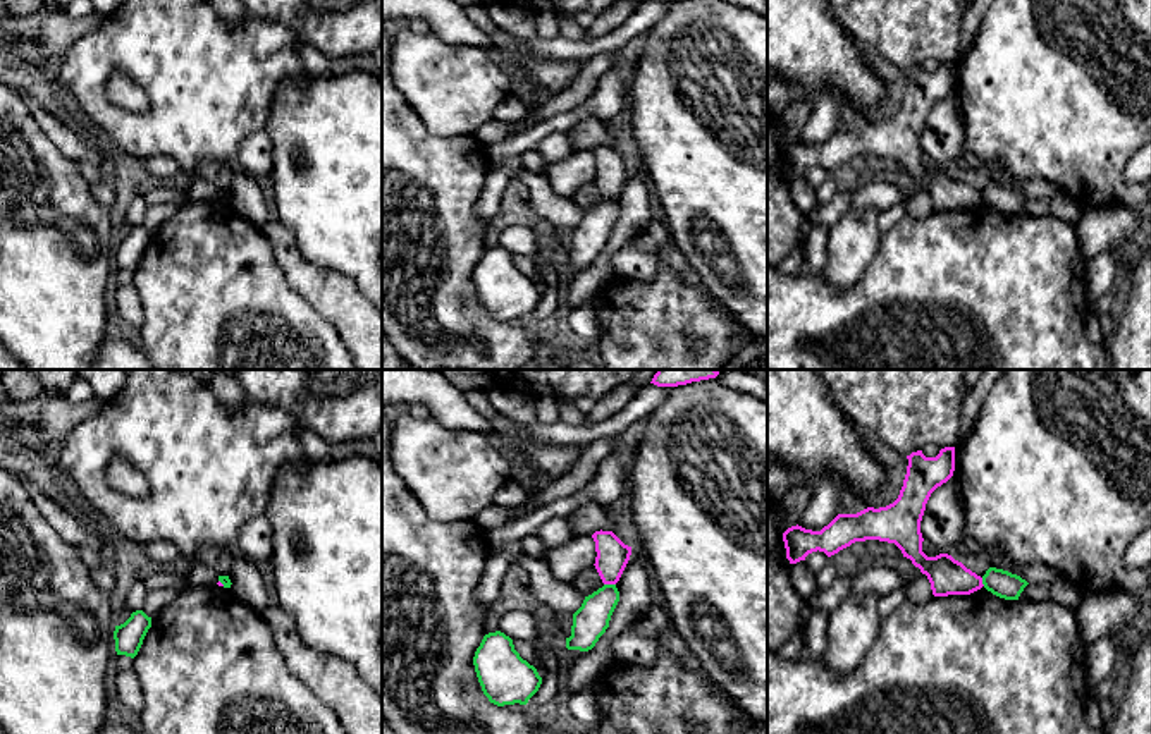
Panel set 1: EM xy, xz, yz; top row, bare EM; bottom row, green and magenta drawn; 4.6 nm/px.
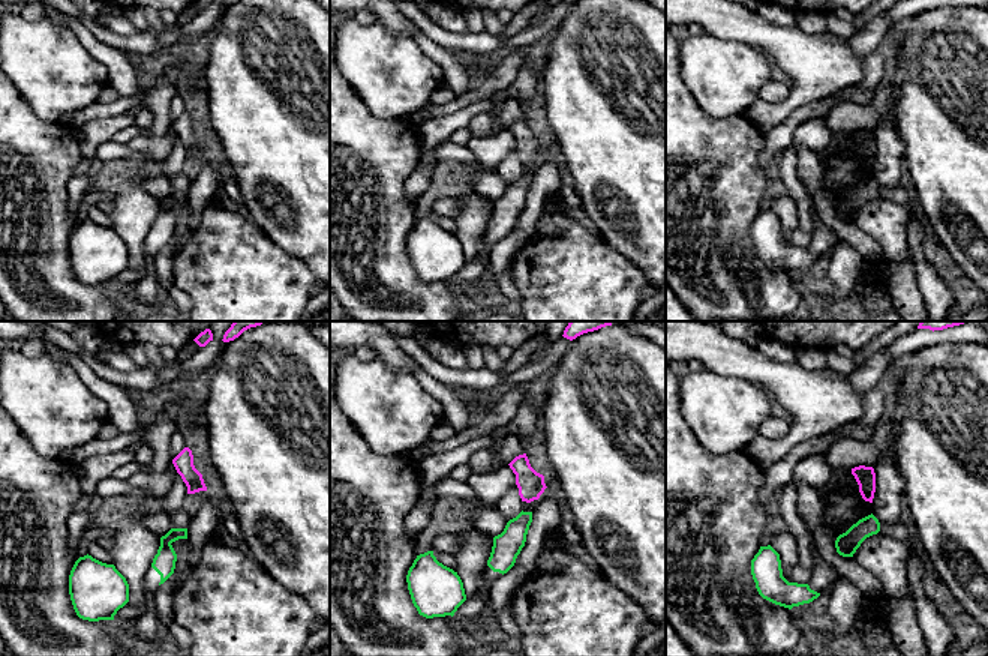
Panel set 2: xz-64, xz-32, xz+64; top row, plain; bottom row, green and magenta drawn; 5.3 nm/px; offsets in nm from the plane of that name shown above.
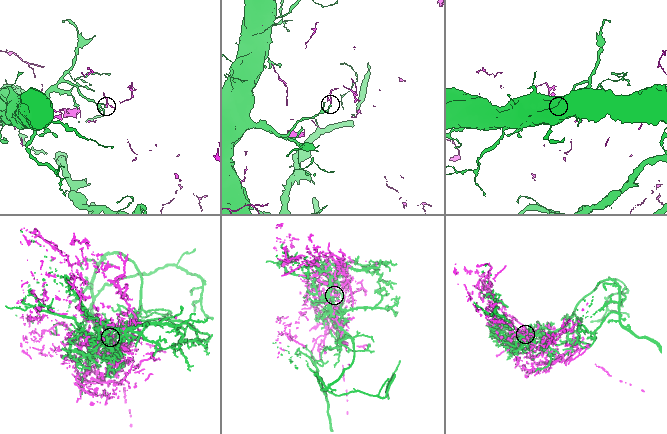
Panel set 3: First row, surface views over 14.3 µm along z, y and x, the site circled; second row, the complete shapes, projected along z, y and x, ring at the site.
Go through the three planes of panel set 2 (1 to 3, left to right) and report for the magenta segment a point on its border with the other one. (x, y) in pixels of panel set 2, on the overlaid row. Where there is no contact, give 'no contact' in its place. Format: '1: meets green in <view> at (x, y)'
1: no contact
2: no contact
3: no contact

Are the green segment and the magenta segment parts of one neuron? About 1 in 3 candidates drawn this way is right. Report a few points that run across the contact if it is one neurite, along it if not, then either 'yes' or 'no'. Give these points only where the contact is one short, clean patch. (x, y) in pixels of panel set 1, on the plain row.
xz (604, 198), (615, 200) | no

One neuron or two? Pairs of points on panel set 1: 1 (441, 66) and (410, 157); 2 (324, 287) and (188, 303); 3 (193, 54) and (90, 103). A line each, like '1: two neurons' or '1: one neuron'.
1: two neurons
2: two neurons
3: one neuron

